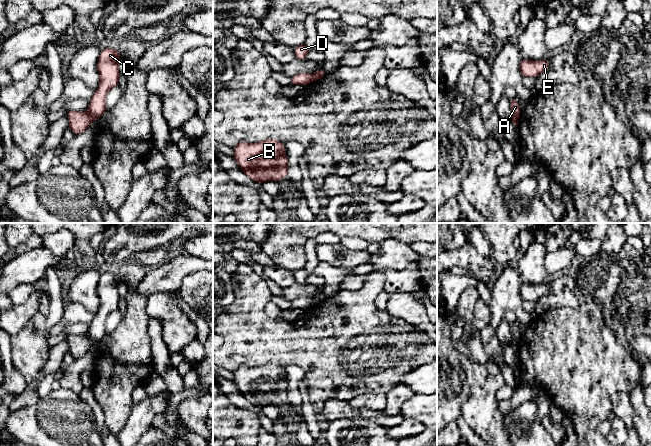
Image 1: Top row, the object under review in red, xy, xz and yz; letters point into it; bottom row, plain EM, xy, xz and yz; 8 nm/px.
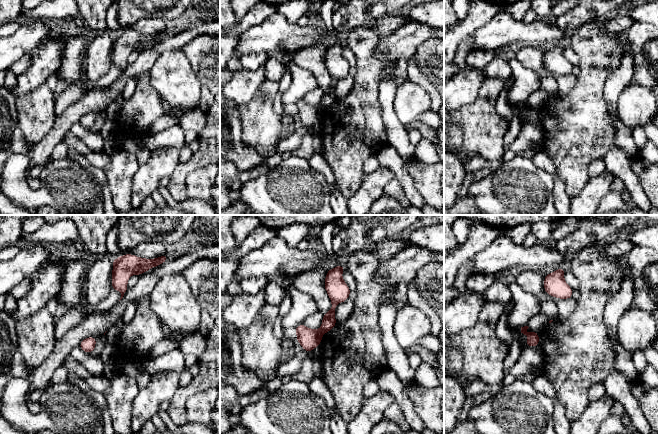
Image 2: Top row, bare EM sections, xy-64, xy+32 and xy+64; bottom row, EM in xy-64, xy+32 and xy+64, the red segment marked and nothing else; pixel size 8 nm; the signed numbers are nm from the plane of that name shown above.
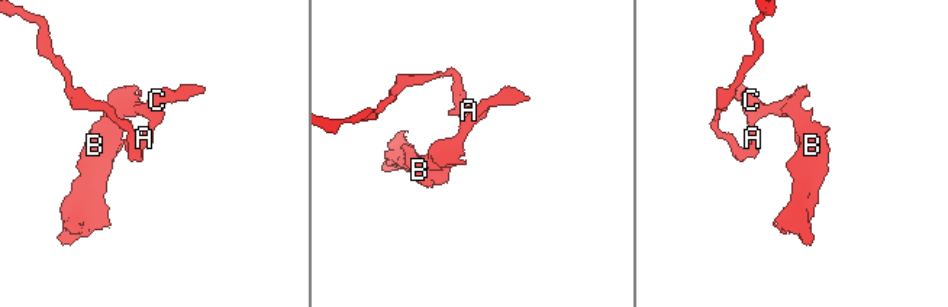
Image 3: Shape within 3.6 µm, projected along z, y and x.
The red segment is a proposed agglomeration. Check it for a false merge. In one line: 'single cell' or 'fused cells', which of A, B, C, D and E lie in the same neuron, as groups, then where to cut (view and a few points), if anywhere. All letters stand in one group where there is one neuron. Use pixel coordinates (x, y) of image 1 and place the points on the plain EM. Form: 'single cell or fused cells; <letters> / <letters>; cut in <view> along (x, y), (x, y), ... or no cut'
fused cells; A B C E / D; cut in xy along (87, 336), (93, 344)

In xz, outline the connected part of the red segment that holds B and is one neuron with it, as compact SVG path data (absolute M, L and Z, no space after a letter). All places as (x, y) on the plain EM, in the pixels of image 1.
M275 363L257 367L239 366L233 382L251 404L264 407L280 405L288 399L288 381L284 368Z

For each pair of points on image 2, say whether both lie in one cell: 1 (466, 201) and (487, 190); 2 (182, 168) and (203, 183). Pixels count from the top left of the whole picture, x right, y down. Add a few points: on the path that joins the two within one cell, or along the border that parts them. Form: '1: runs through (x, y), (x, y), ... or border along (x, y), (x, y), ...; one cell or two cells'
1: border along (467, 194), (477, 204); two cells
2: border along (209, 164), (193, 170), (187, 176), (185, 196); two cells

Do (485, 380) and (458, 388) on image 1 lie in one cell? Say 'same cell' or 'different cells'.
different cells

